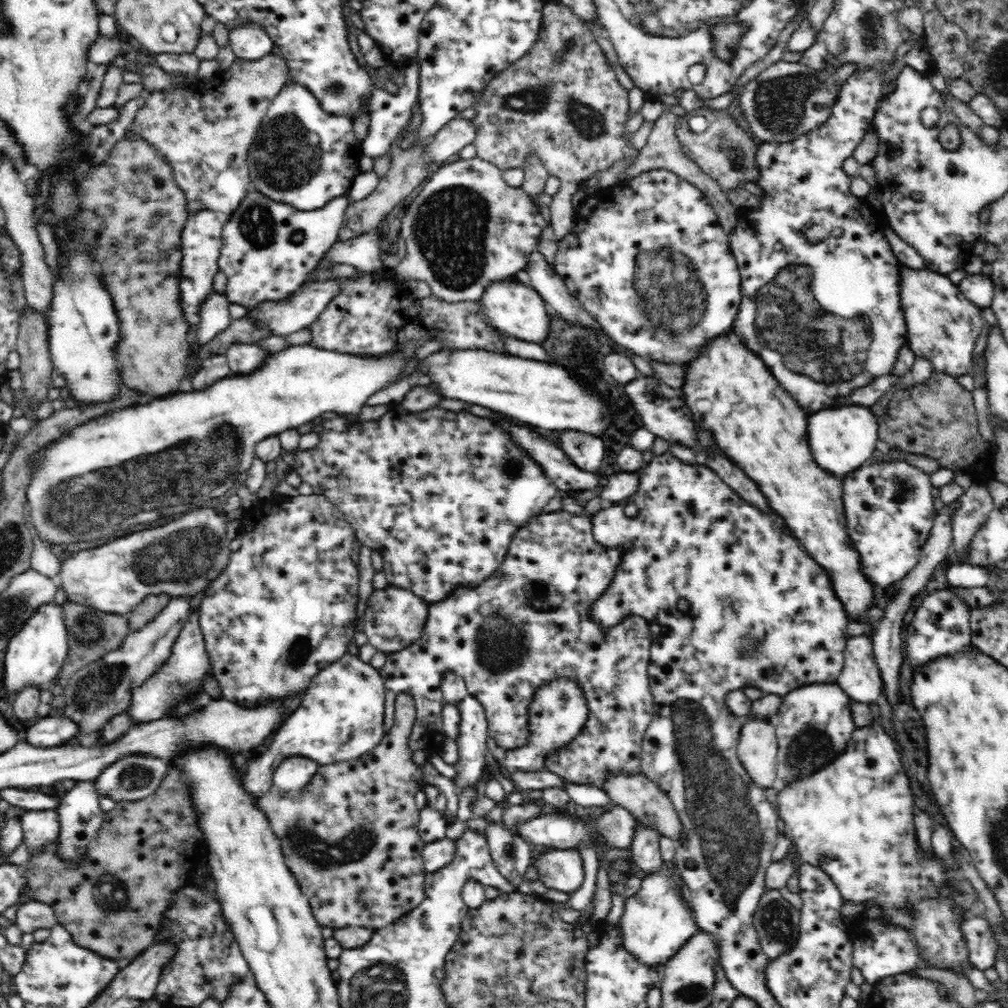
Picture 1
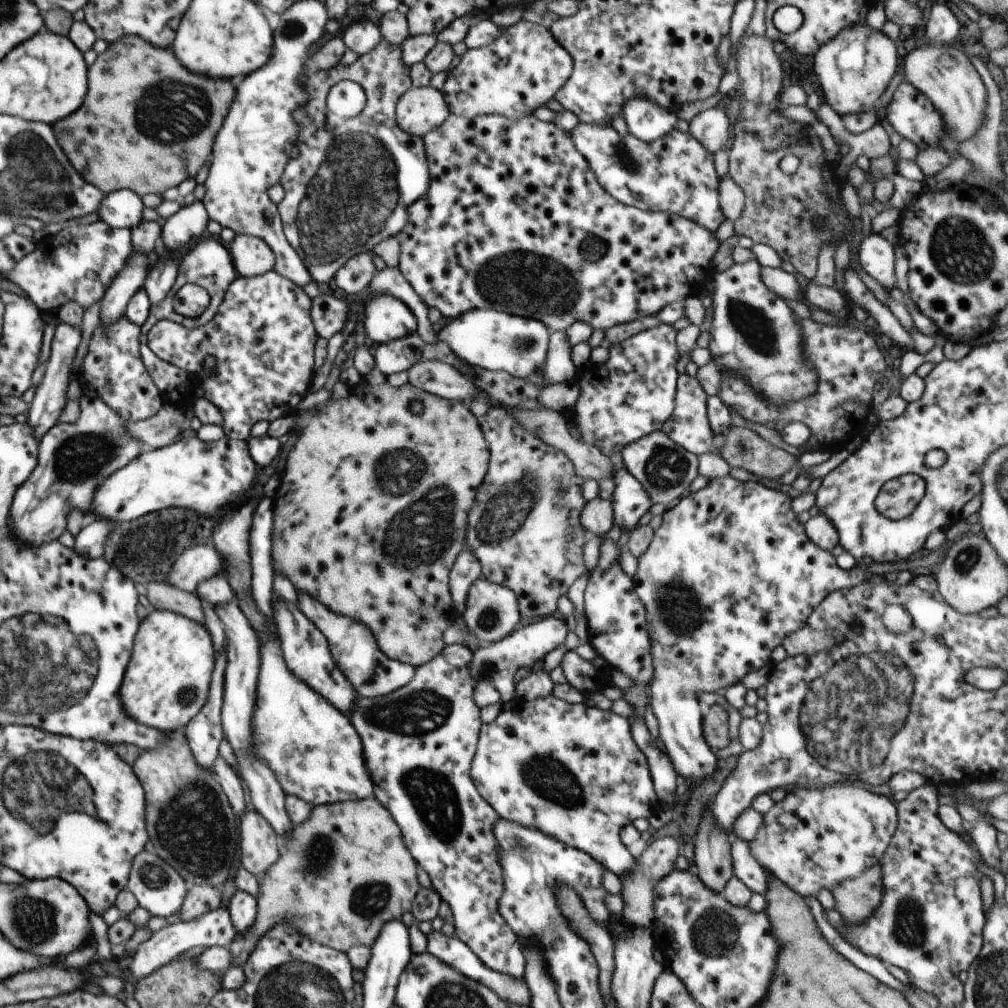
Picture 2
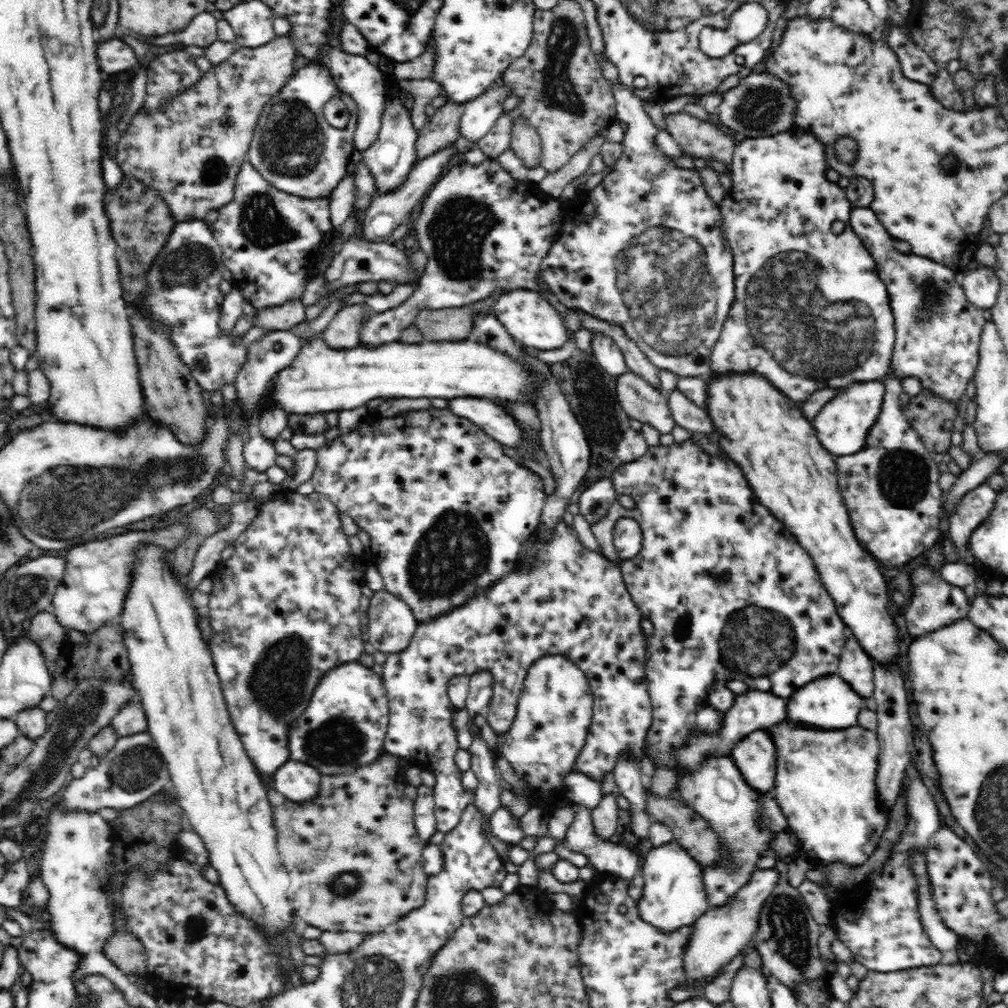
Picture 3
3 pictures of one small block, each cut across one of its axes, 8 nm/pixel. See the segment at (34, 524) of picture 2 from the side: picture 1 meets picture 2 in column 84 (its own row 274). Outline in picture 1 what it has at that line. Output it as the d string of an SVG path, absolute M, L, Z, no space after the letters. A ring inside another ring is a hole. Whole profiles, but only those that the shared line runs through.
M477 156L468 160L456 157L438 166L437 171L424 181L419 193L406 204L396 224L395 232L404 239L406 255L393 267L393 276L405 282L427 282L432 296L441 301L462 302L482 298L488 285L512 278L523 270L548 219L546 212L538 212L540 207L534 204L527 191L522 187L512 188L504 181L502 171Z

